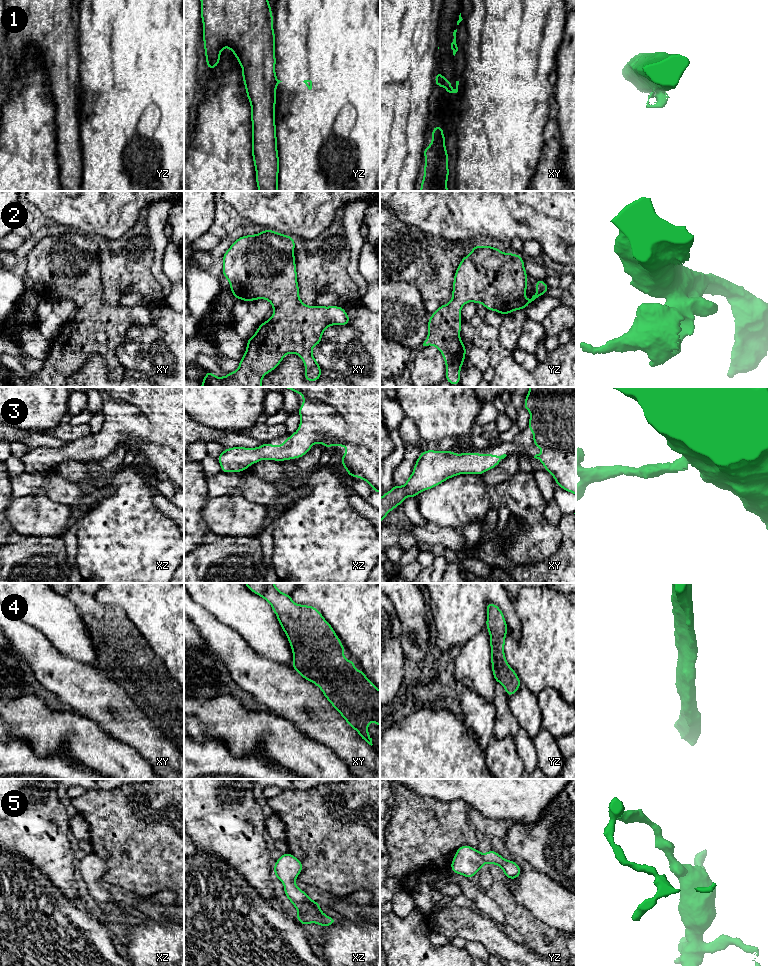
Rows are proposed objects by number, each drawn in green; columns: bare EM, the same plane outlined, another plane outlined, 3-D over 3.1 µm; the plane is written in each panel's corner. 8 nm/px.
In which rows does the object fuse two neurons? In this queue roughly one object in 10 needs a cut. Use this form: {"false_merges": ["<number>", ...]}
{"false_merges": ["1"]}

